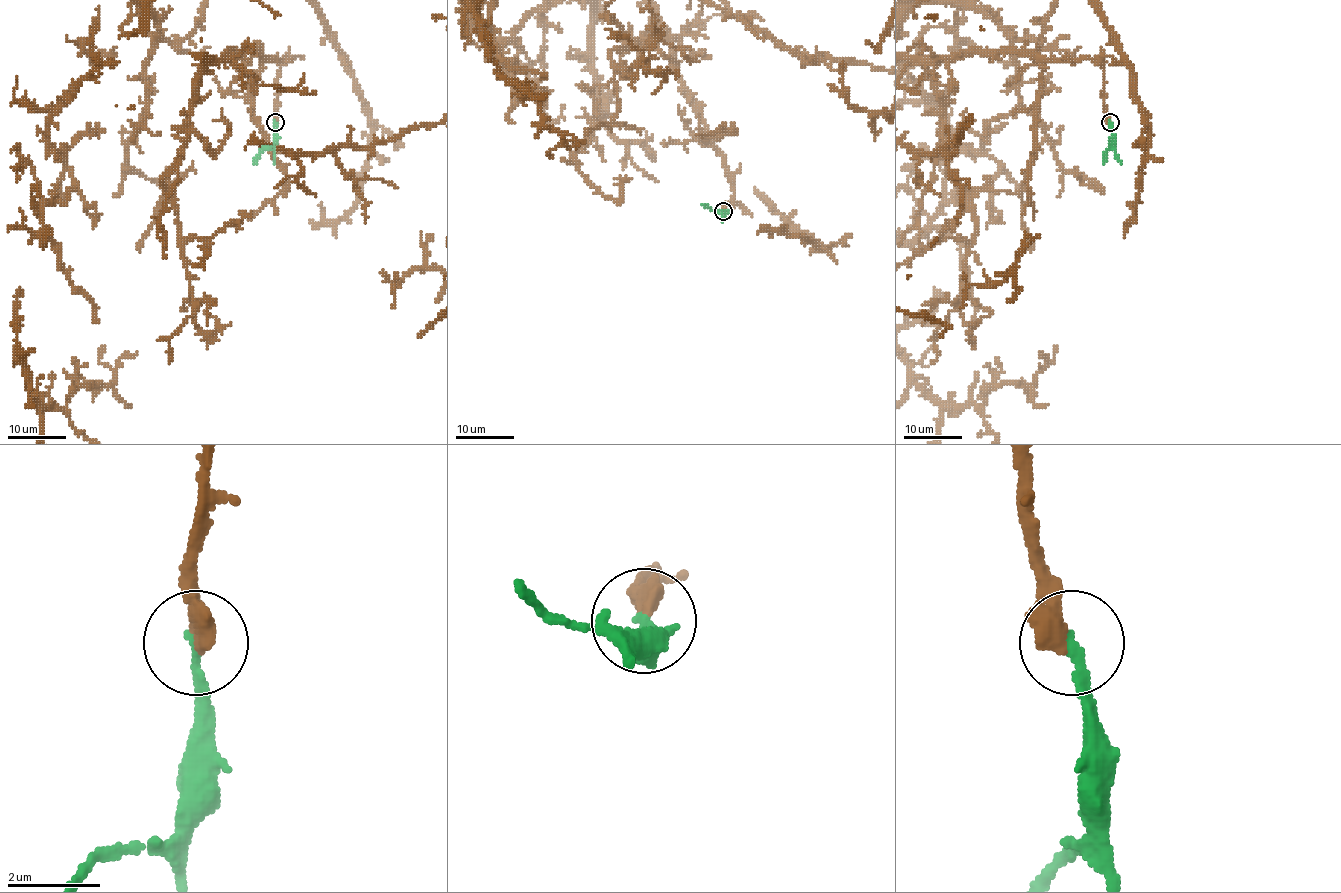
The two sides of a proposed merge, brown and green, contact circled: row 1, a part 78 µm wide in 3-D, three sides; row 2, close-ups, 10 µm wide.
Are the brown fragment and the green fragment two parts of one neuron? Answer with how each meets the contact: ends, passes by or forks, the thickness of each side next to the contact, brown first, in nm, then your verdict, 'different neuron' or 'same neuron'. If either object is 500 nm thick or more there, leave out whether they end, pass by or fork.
brown ends; green ends; calibres 440 and 220 nm; same neuron

